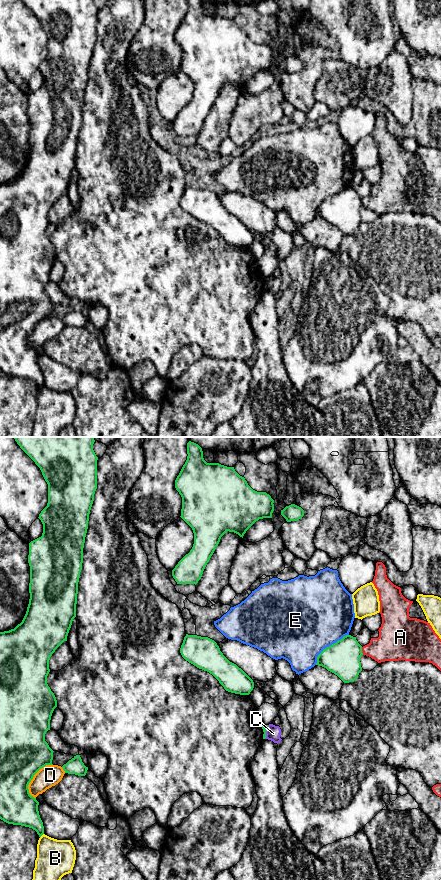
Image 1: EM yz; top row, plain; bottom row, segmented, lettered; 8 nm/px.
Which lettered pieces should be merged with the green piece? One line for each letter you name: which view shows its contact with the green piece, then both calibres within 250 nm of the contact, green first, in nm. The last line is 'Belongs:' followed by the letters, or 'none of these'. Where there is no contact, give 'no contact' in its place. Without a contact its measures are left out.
Belongs: none of these

